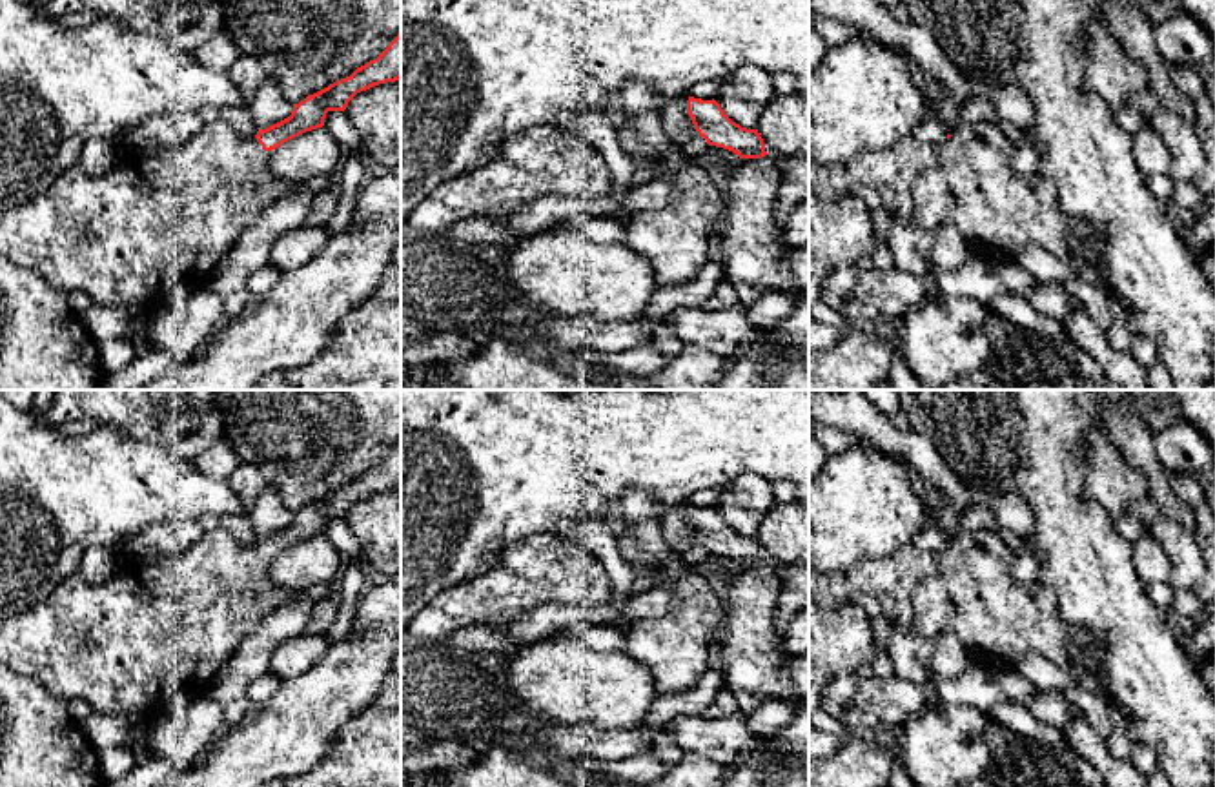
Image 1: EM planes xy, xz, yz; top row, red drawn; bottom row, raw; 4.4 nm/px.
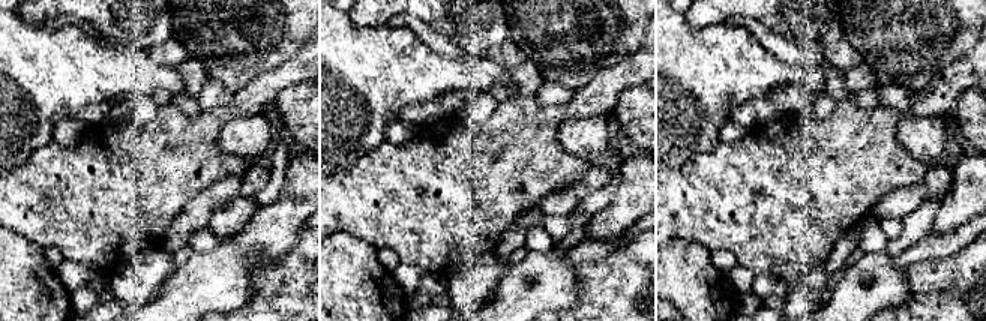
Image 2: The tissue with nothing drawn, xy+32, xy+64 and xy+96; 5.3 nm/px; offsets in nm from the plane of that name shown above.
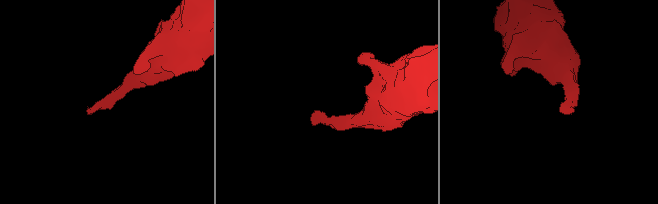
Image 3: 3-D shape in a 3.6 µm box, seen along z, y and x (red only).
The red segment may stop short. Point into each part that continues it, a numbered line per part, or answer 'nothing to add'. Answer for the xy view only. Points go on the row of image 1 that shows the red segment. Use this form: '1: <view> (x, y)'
1: xy (148, 232)

